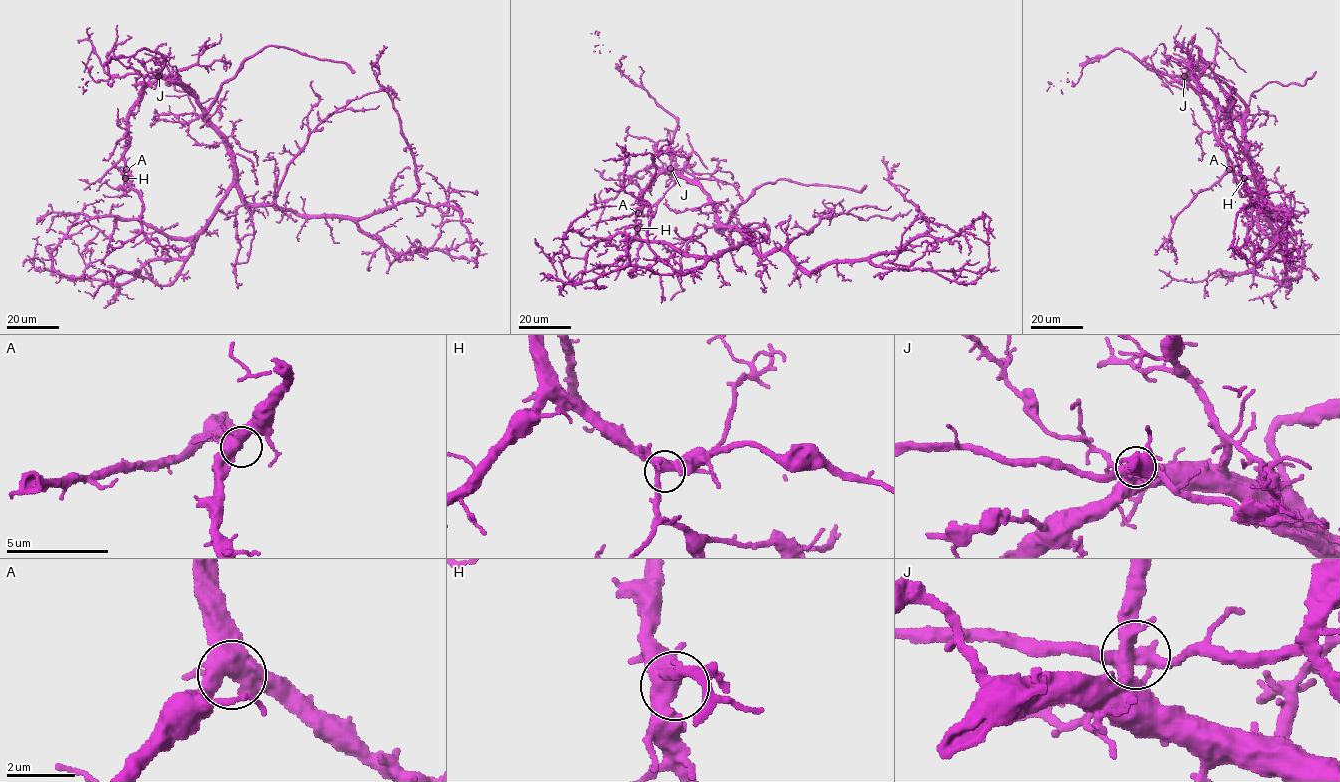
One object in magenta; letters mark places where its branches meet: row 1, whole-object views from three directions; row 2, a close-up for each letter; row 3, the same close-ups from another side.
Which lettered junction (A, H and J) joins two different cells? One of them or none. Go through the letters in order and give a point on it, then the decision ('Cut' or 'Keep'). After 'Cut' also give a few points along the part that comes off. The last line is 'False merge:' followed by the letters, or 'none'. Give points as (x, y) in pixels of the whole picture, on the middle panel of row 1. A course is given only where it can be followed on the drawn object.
A: Place: (638, 213). Keep
H: Place: (637, 228). Keep
J: Place: (670, 168). Cut. Course of the part to remove: (671, 169), (641, 169), (629, 177), (615, 196), (604, 202), (596, 230)
False merge: J

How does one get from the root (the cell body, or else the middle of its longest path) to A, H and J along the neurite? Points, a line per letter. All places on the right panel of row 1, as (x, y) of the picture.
A: (1255, 169), (1241, 124), (1229, 117), (1191, 78), (1188, 84), (1208, 111), (1214, 135), (1225, 152), (1229, 169)
H: (1255, 169), (1241, 124), (1191, 78), (1188, 84), (1208, 111), (1227, 163), (1244, 178)
J: (1255, 169), (1241, 124), (1229, 117), (1192, 79), (1185, 76)

